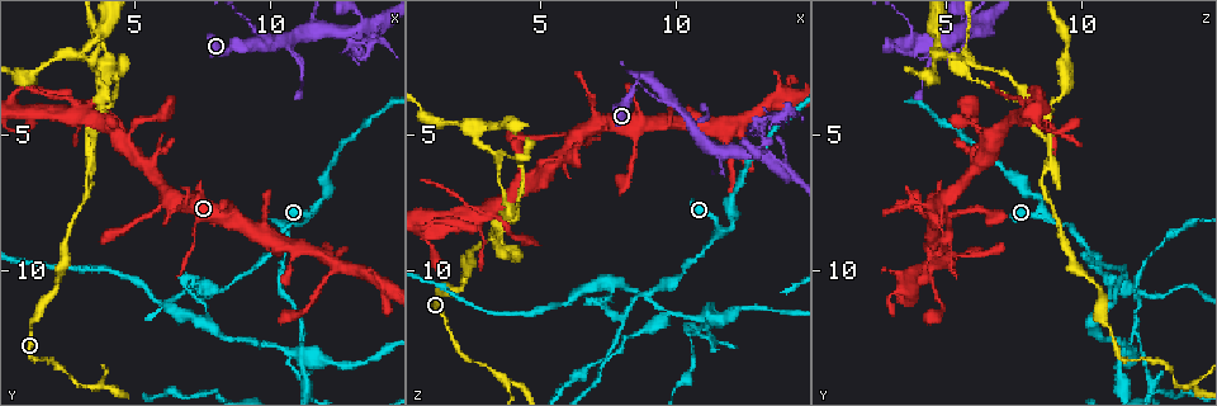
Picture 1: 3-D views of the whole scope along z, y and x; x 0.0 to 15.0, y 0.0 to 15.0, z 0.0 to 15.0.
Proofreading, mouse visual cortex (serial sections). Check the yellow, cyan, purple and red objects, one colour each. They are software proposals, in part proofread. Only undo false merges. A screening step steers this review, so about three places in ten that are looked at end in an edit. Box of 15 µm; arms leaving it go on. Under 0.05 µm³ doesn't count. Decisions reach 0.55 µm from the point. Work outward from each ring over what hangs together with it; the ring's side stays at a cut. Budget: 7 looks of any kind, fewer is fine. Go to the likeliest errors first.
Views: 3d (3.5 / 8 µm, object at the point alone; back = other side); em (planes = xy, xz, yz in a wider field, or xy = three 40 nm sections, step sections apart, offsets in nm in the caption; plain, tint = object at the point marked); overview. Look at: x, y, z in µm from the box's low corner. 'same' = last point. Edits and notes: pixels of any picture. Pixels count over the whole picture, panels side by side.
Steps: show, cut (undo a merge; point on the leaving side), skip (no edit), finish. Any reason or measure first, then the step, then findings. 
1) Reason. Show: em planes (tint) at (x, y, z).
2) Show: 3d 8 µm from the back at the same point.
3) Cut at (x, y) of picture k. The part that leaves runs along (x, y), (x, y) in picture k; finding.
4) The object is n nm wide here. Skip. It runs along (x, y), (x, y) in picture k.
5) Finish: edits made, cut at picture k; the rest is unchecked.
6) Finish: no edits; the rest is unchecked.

Three-way junction. Show: 3d 8 µm at (3.3, 5.3, 8.7).

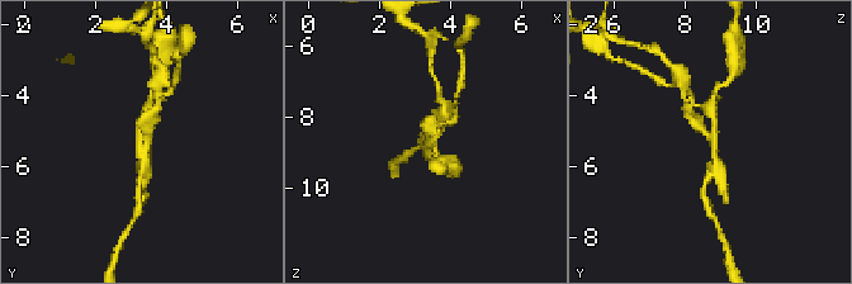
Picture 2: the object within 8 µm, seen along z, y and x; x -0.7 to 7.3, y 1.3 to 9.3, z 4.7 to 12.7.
Closer look. Show: 3d 3.5 µm at (3.5, 5.3, 8.7).

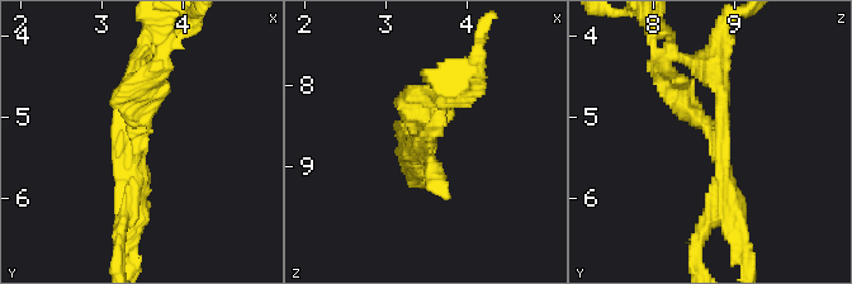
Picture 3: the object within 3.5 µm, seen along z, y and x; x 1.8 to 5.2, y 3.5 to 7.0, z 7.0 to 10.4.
3 arms meet here; the arms are 250, 250, 250 nm wide. Show: em xy step 2 (tint) at (3.45, 5.25, 8.80).

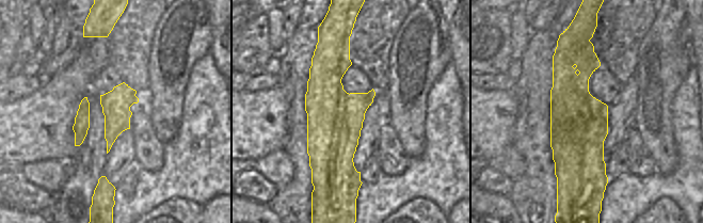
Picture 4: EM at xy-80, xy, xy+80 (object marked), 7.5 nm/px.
Cut at (716, 38) of picture 3. A border runs along (590, 94), (577, 191) in picture 4; a second cell is stuck on.

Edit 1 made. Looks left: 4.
See it whole again. Show: overview.

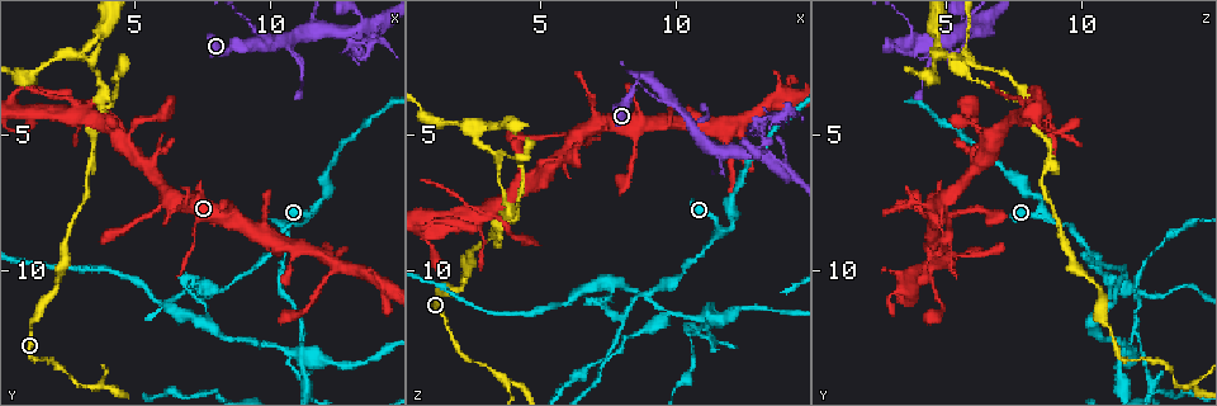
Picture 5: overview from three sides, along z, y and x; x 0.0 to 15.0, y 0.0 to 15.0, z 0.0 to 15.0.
Two arms in line, one across. Show: 3d 3.5 µm at (11.8, 7.7, 8.6).

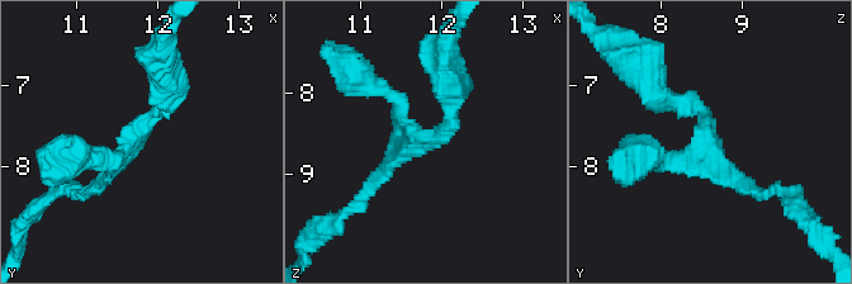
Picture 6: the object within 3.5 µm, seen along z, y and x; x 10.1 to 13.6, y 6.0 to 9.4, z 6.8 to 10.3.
Show: em xy step 1 (plain) at (11.75, 7.60, 8.55).

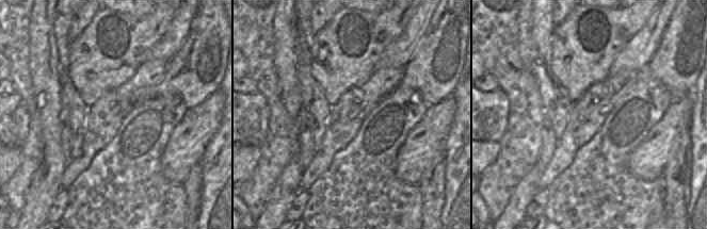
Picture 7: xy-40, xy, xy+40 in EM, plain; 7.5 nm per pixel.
Show: em xy step 1 (tint) at the same point.

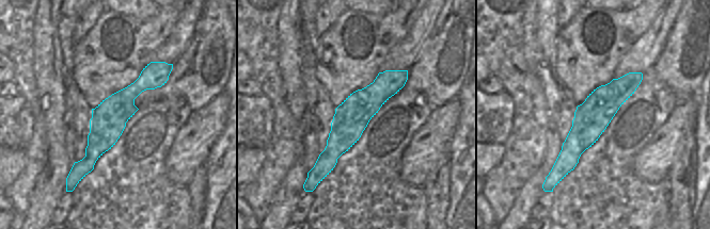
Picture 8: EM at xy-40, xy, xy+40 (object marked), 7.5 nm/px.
3 arms meet here; the arms are 150, 200, 200 nm wide. Skip. It runs along (85, 157), (117, 157), (167, 91) in picture 6; continuous, no second cell.

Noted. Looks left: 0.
Finish: edits made, cut at picture 3; the rest is unchecked.

